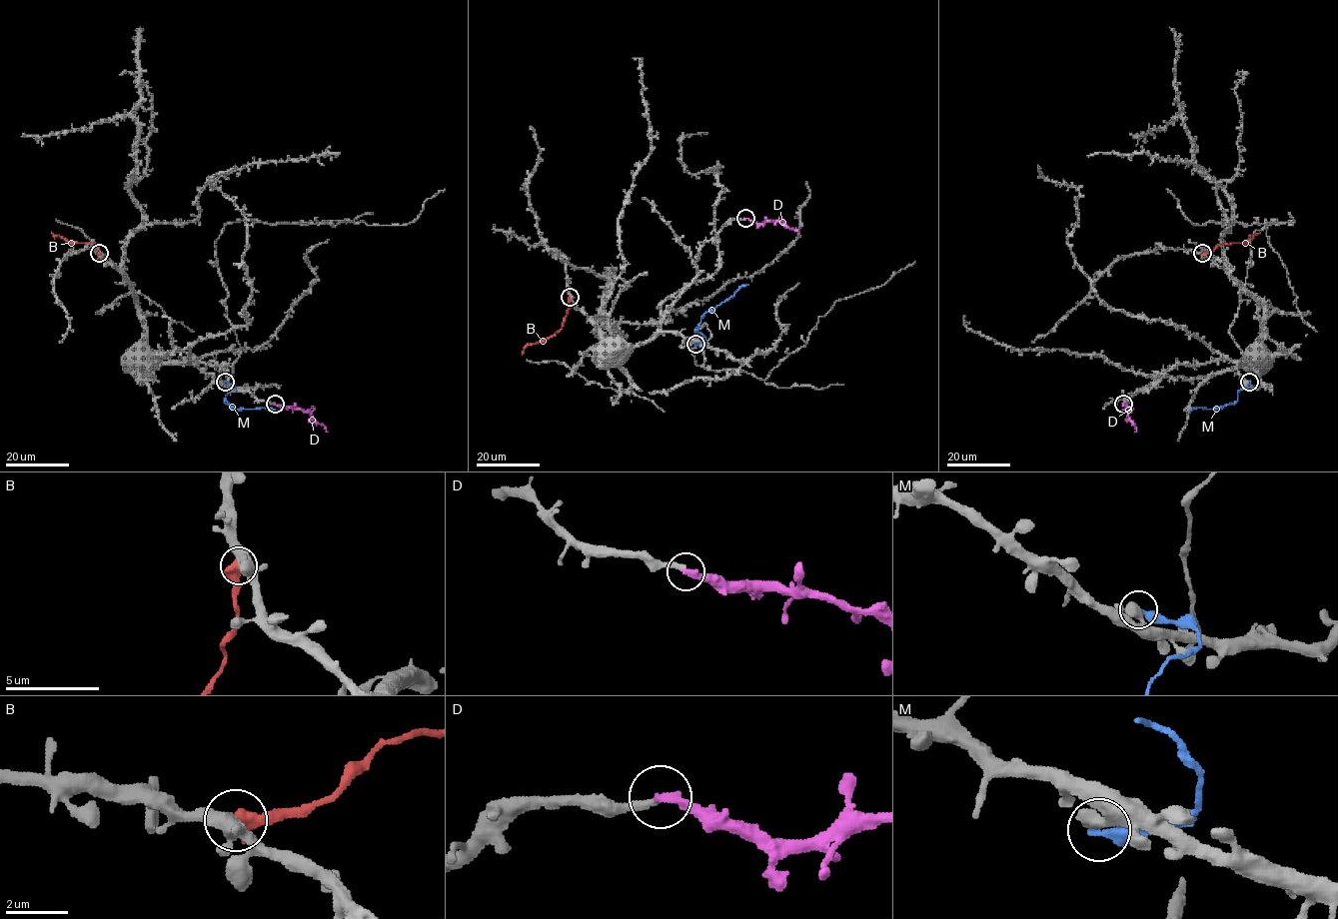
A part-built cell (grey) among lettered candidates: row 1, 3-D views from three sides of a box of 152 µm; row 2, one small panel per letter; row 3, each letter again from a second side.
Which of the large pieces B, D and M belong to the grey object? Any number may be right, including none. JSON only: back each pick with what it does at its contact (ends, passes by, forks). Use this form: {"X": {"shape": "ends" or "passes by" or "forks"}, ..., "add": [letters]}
{"D": {"shape": "ends"}, "add": ["D"]}

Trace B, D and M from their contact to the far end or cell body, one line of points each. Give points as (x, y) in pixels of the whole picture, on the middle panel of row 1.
B: (570, 297), (562, 328), (553, 336), (528, 345), (522, 355)
D: (745, 219), (757, 223), (781, 222), (797, 230)
M: (694, 344), (705, 342), (705, 338), (694, 332), (702, 316), (748, 284)

